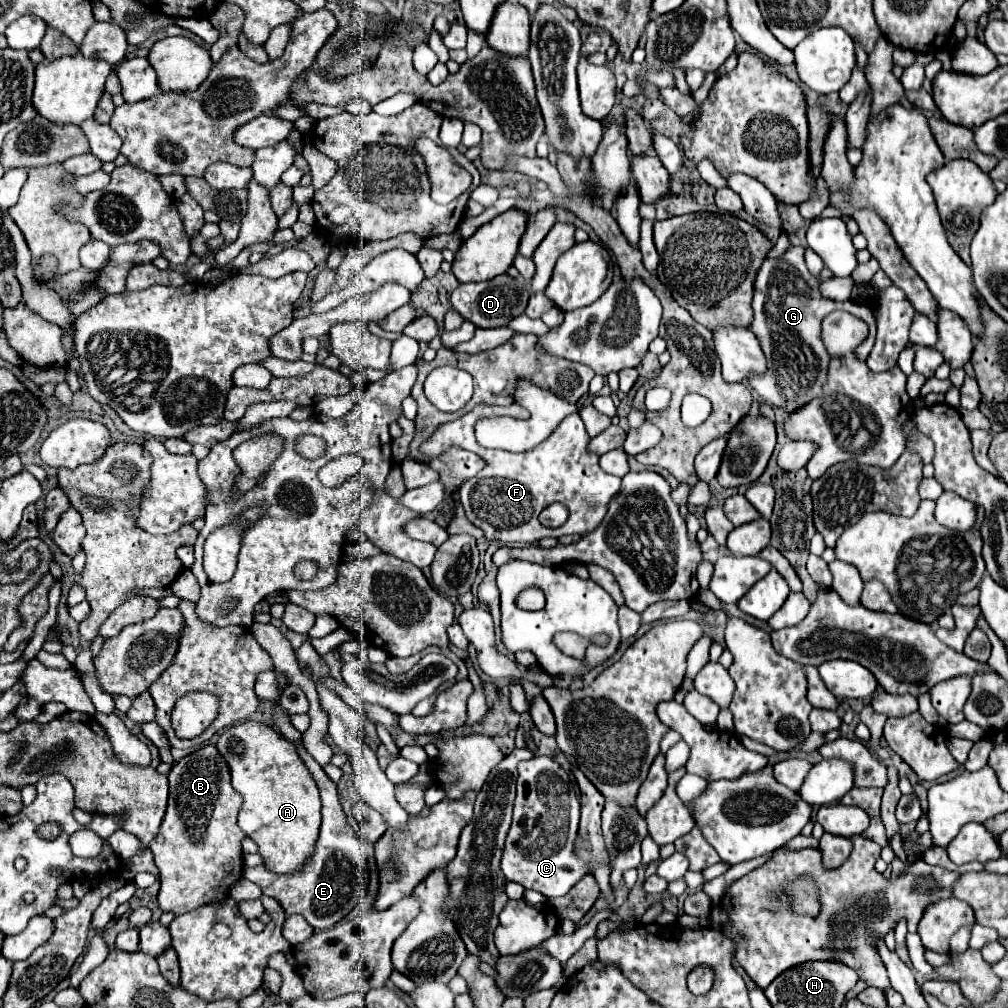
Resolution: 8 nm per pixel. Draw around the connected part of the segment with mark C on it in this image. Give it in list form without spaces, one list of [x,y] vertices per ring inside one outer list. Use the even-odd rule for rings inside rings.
[[[533,757],[519,763],[513,823],[501,855],[501,869],[507,881],[535,889],[547,899],[565,895],[585,875],[581,859],[573,853],[579,829],[579,795],[569,777],[551,757]]]

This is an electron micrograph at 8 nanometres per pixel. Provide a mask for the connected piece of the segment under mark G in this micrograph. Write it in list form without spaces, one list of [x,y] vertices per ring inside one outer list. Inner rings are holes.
[[[791,245],[781,257],[775,257],[775,259],[767,257],[761,269],[757,271],[755,291],[753,291],[753,301],[751,301],[753,323],[749,329],[761,341],[769,369],[765,377],[751,377],[749,387],[755,389],[763,401],[767,401],[773,407],[781,407],[785,413],[791,413],[791,409],[805,405],[805,401],[811,401],[813,397],[817,397],[817,393],[821,393],[821,387],[827,377],[827,365],[829,365],[829,353],[825,351],[825,345],[819,335],[821,321],[825,315],[829,315],[835,309],[843,309],[863,319],[869,325],[869,337],[855,349],[857,359],[865,361],[875,343],[873,311],[867,309],[865,305],[849,305],[849,301],[837,303],[837,301],[821,297],[819,281],[829,279],[831,273],[825,269],[819,277],[813,277],[805,265],[803,253],[805,253],[803,247]],[[773,277],[801,277],[805,281],[805,291],[799,291],[799,293],[785,291],[779,285],[773,285]]]

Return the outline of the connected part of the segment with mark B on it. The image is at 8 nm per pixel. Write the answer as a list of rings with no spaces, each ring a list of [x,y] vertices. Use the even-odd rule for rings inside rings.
[[[207,745],[169,771],[169,805],[157,837],[151,841],[155,865],[159,867],[159,907],[175,915],[195,907],[223,901],[229,887],[243,873],[241,841],[245,833],[237,825],[243,797],[231,785],[231,771],[215,745]]]

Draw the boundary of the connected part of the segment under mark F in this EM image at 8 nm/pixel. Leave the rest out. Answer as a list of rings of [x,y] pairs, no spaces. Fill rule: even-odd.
[[[479,405],[471,413],[463,415],[457,421],[449,421],[439,425],[429,439],[425,439],[419,451],[425,459],[431,459],[444,453],[449,447],[459,447],[479,455],[485,461],[485,467],[477,473],[477,477],[465,481],[459,489],[461,505],[465,509],[467,519],[479,527],[487,539],[497,539],[503,543],[535,543],[543,537],[561,537],[569,533],[591,533],[605,517],[609,501],[621,487],[621,479],[605,473],[599,467],[599,457],[587,453],[585,445],[589,443],[589,435],[579,413],[567,415],[559,427],[537,447],[525,453],[509,453],[509,451],[493,451],[485,449],[475,441],[473,425],[481,417],[499,417],[509,415],[518,419],[527,419],[528,411],[519,405],[509,407],[489,407]],[[561,501],[569,507],[569,519],[559,529],[549,529],[539,523],[539,513],[549,503]]]

